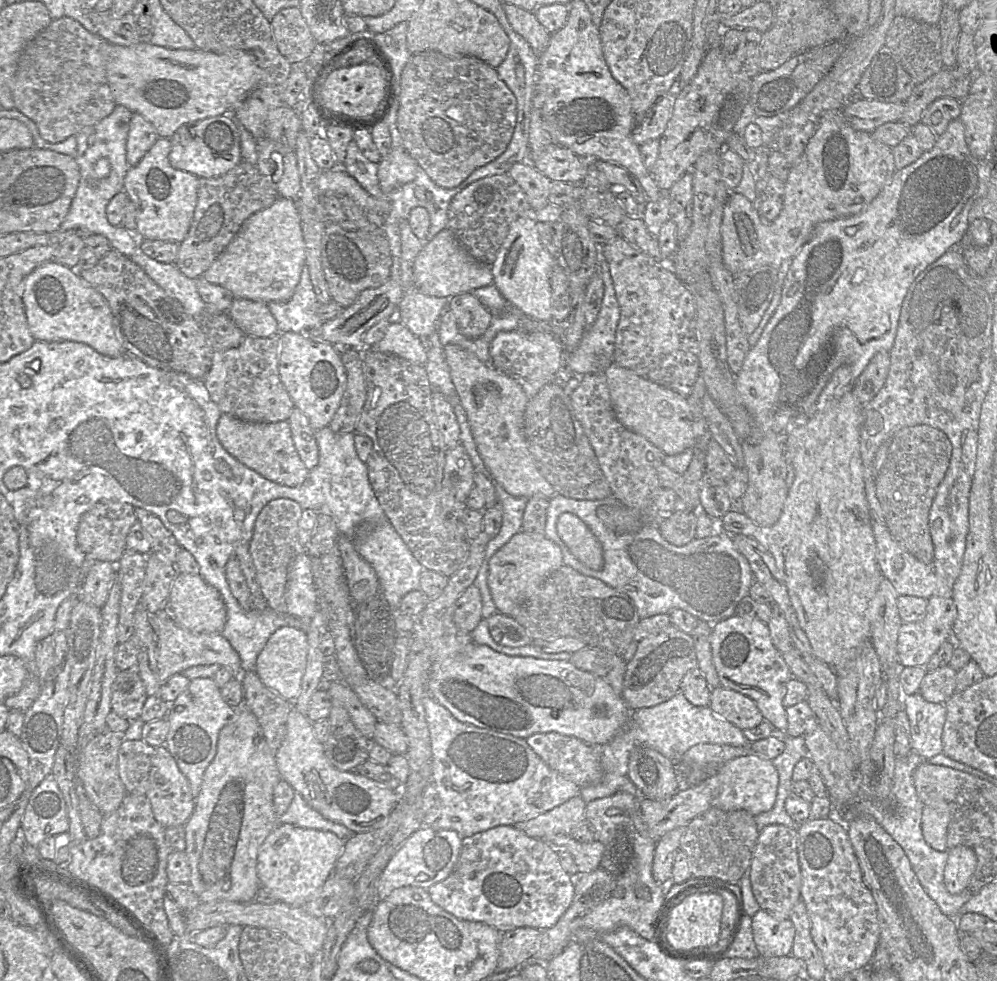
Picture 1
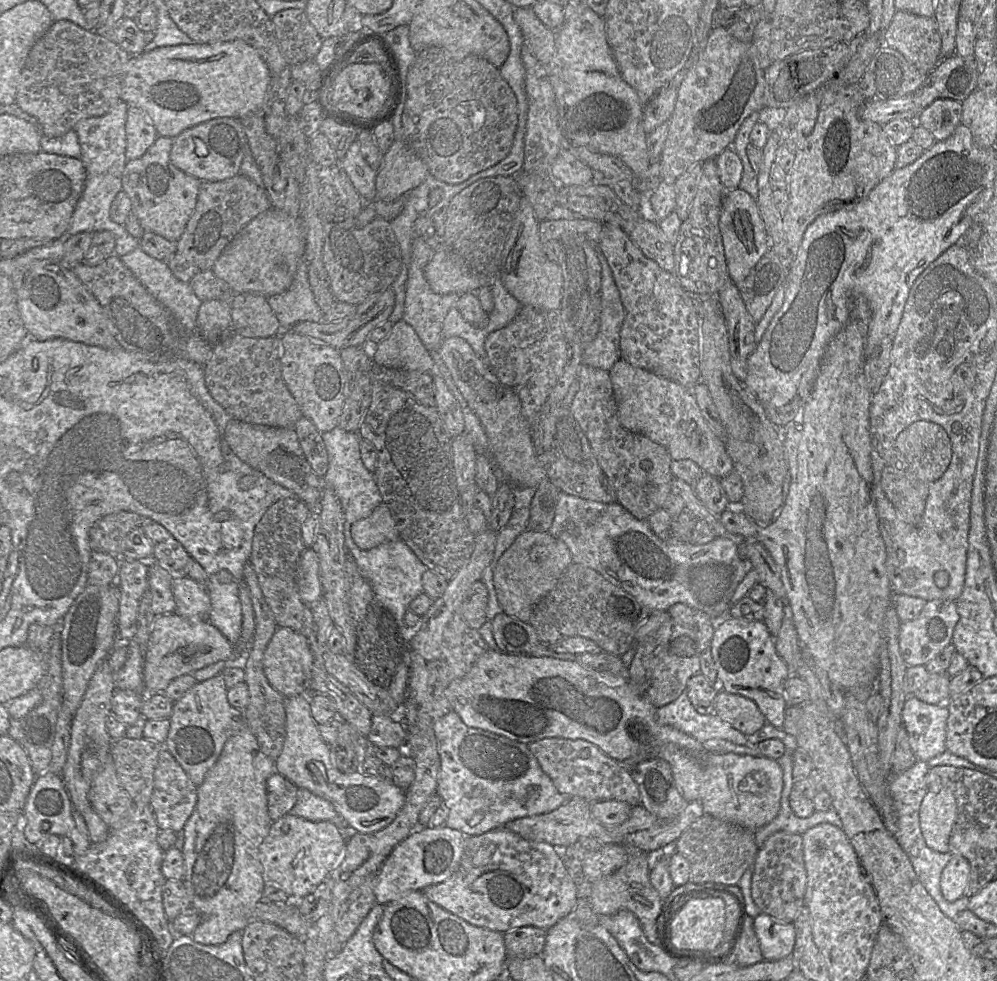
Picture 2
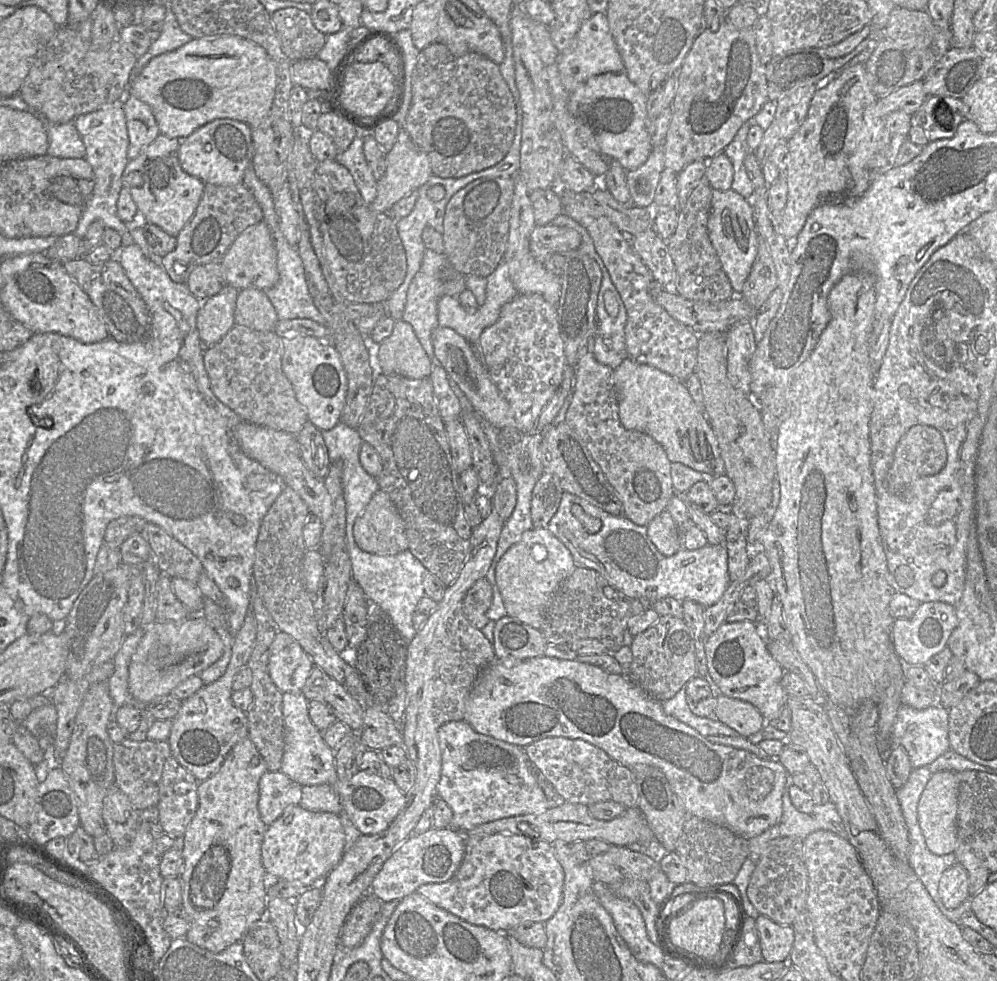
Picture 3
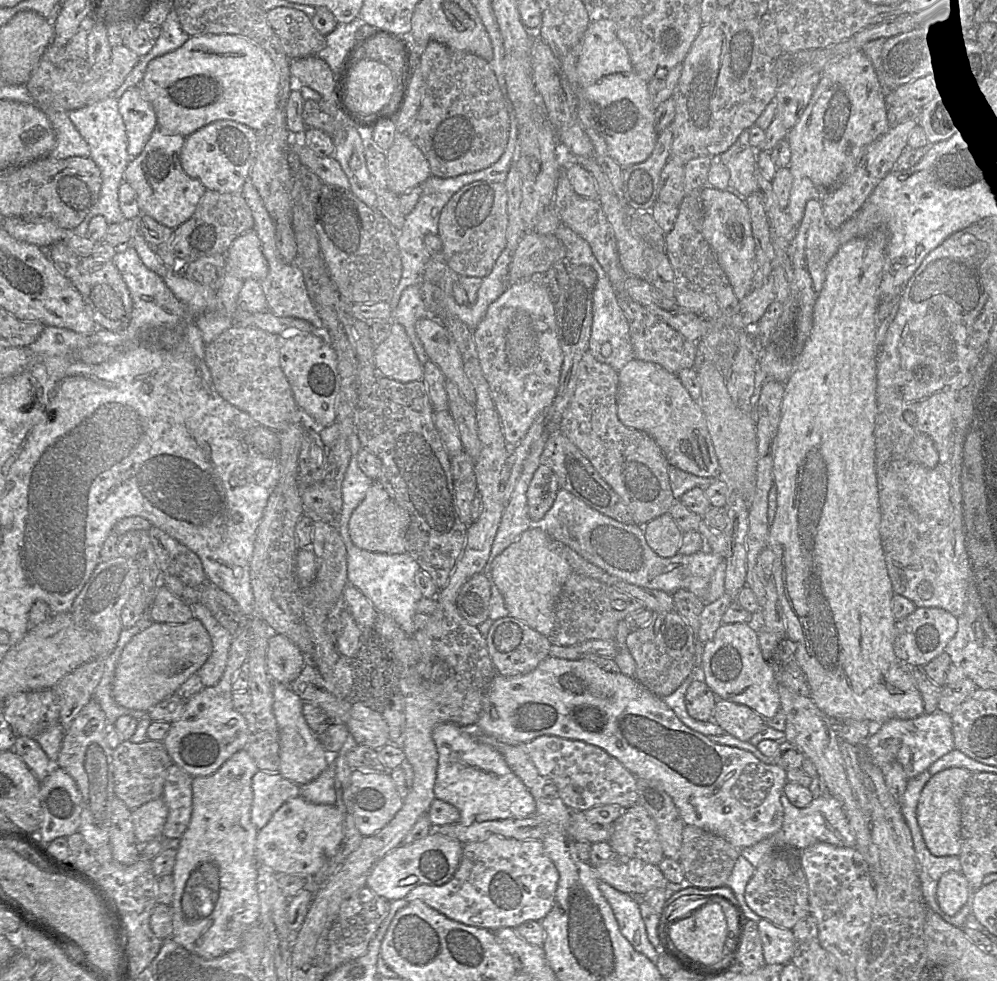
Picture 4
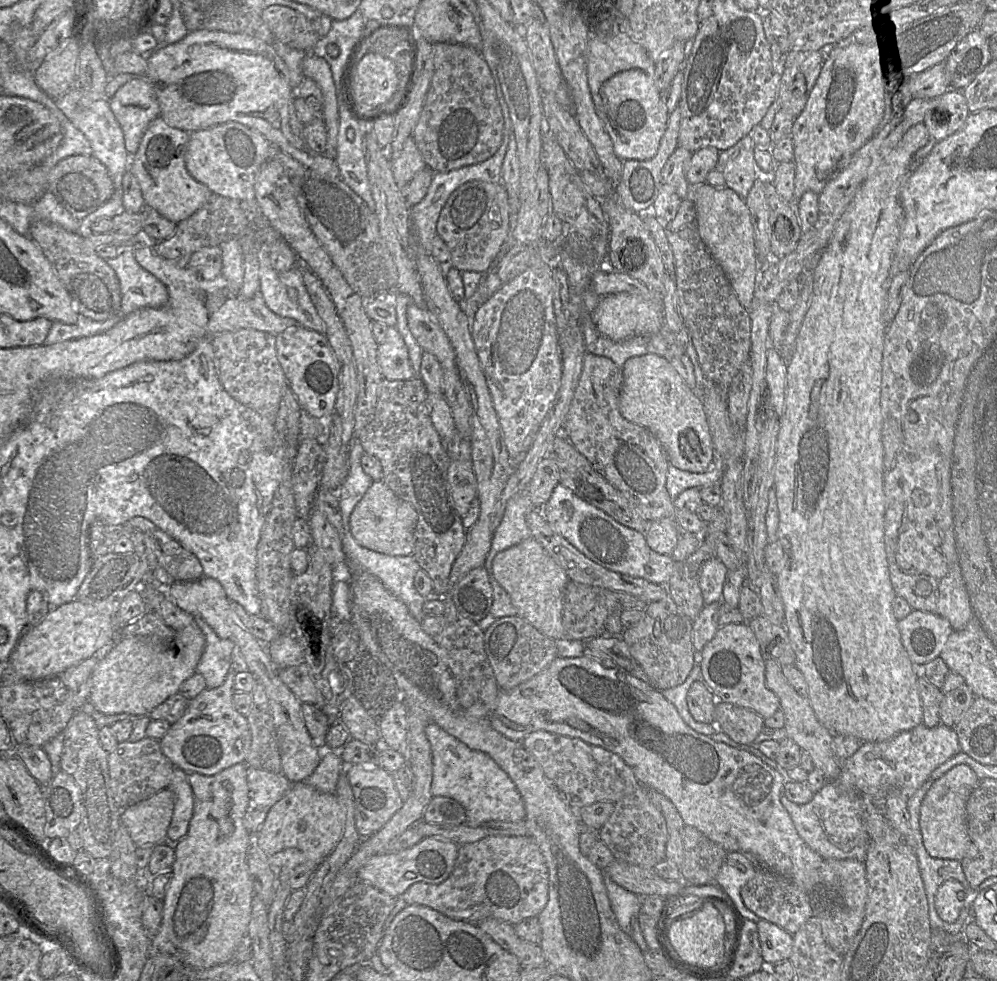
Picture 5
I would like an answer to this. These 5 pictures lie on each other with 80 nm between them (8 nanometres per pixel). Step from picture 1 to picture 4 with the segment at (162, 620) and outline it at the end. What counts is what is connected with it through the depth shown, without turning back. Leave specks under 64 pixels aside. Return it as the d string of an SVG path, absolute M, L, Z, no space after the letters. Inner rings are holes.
M199 620L183 624L154 622L124 647L115 669L113 699L125 708L148 711L175 694L206 662L211 652L211 637Z

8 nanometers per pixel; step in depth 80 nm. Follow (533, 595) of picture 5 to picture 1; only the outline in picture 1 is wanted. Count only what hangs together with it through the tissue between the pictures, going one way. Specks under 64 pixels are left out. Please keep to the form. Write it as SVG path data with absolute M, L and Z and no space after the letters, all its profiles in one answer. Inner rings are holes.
M522 531L515 534L489 560L487 582L497 611L512 617L513 611L537 593L544 581L562 565L560 547L545 535Z

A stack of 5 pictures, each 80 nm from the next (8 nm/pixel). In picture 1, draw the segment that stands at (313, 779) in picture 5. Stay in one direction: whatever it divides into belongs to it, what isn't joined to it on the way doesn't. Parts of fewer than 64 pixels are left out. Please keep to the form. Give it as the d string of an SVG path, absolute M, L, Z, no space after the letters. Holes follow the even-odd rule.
M296 791L289 808L280 818L278 818L278 823L330 831L342 839L347 839L353 833L343 824L324 817L321 813L312 808L303 796Z

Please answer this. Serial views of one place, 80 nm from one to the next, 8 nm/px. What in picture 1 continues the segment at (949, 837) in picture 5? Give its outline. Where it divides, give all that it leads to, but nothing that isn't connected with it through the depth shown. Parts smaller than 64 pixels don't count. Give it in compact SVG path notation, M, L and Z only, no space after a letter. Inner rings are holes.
M934 801L924 806L921 815L922 834L933 849L948 851L947 831L951 813L944 801Z

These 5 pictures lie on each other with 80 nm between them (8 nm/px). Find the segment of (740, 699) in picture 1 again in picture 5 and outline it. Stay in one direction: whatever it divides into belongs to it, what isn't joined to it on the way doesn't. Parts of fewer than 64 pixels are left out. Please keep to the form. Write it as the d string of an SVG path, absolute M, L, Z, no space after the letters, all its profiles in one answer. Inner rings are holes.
M722 701L715 706L715 722L721 732L744 745L751 745L764 727L764 719L756 712Z

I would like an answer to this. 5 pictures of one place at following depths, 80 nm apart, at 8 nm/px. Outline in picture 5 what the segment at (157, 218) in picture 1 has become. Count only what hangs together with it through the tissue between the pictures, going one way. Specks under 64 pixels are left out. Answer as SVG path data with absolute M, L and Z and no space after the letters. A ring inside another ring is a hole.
M158 116L149 123L128 168L140 185L144 206L152 207L175 224L190 217L212 195L208 187L196 181L186 169L184 156L189 138L190 133L170 127Z

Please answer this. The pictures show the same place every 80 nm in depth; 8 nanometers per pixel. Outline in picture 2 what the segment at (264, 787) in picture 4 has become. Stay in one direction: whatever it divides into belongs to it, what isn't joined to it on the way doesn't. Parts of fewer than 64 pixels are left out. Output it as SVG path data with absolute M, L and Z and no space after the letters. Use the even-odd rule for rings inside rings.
M278 772L266 781L268 813L274 822L288 814L297 802L299 788Z

